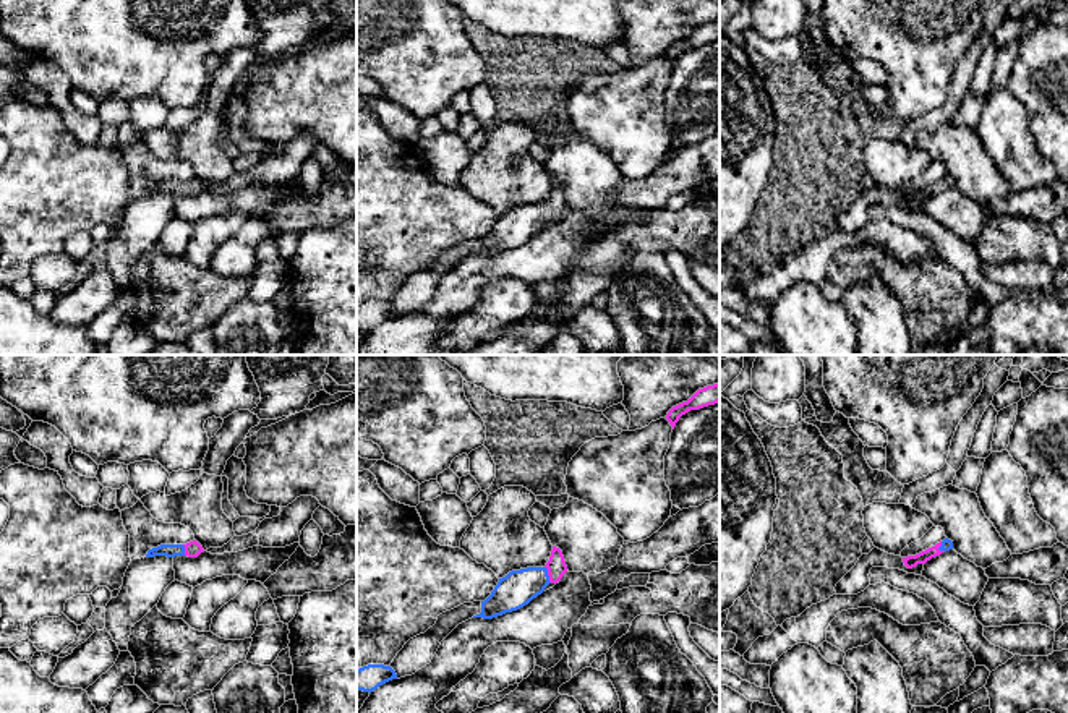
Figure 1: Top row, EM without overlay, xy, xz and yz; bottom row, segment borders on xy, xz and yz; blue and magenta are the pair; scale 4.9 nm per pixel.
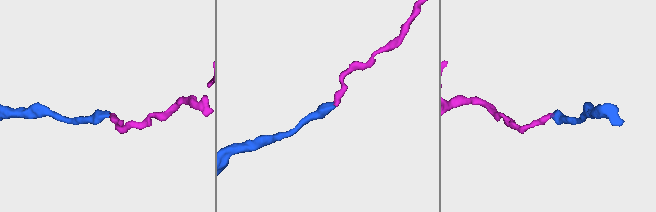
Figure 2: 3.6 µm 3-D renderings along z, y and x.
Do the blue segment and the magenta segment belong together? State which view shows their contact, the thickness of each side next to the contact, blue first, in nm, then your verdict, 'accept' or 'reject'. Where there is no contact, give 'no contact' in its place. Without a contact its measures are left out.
contact in xz; calibres 180 and 100 nm; accept

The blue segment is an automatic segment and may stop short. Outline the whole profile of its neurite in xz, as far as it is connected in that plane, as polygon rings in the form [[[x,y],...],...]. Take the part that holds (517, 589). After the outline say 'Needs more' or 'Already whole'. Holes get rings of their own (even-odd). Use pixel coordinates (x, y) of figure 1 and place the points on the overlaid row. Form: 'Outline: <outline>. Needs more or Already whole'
Outline: [[[553,546],[545,567],[512,570],[499,579],[491,595],[481,601],[481,613],[473,617],[493,619],[517,611],[541,595],[549,583],[561,582],[566,572],[562,551]]]. Needs more

